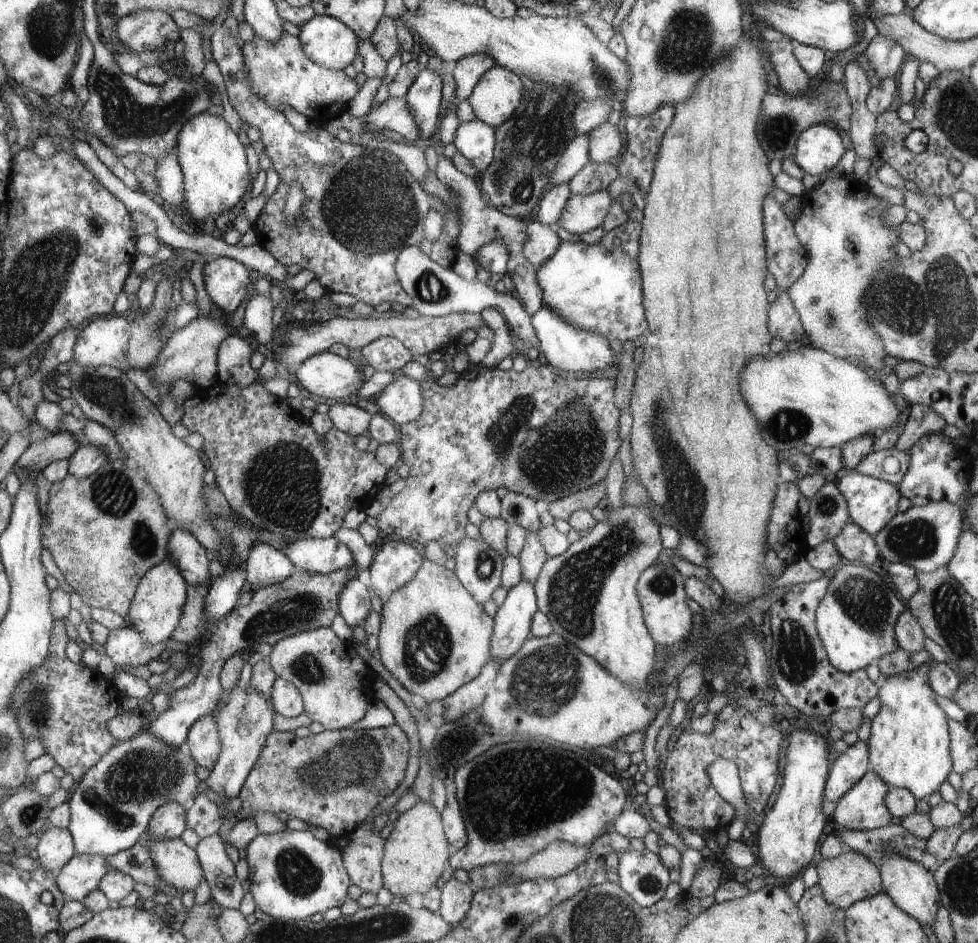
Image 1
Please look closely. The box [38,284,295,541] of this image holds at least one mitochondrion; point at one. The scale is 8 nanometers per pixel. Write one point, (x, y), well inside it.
(108, 397)

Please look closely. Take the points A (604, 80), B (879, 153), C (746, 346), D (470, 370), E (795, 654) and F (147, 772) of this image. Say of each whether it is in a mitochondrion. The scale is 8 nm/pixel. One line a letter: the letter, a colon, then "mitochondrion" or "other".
A: mitochondrion
B: other
C: other
D: other
E: mitochondrion
F: mitochondrion

